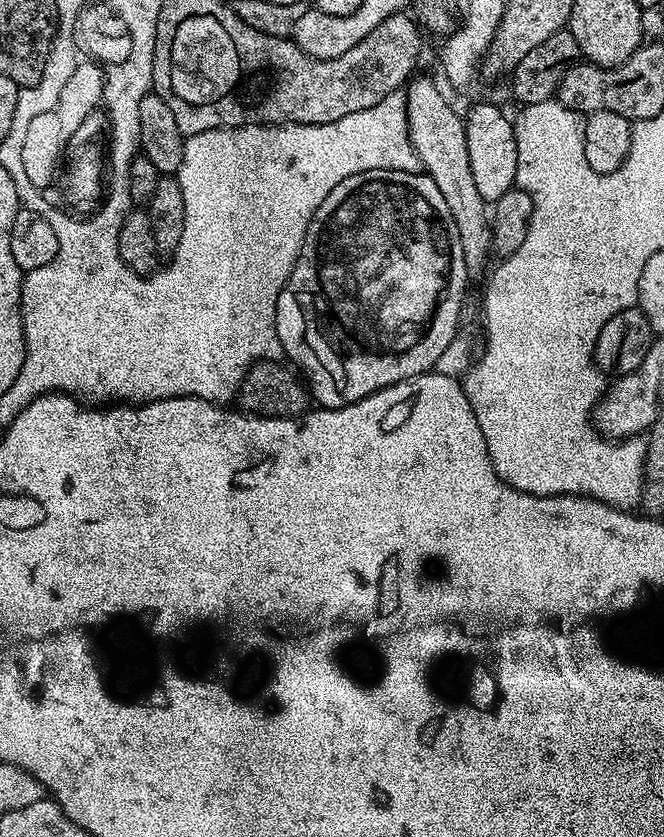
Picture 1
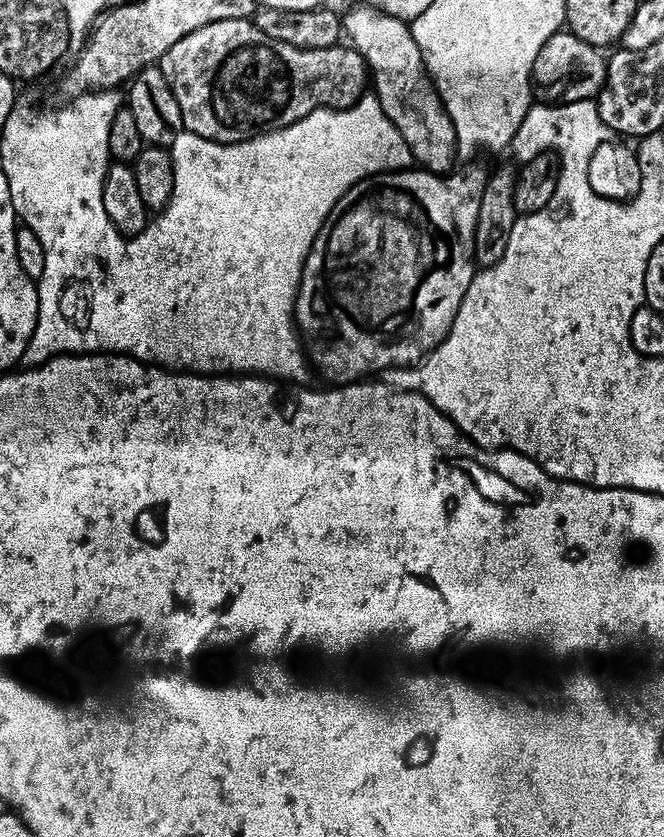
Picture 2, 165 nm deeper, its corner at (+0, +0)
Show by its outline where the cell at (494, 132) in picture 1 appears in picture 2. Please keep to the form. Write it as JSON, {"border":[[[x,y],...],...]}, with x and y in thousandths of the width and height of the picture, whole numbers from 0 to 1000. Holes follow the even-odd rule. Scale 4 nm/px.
{"border":[[[705,201],[700,205],[691,205],[691,203],[682,204],[679,208],[669,209],[660,205],[648,205],[643,203],[610,203],[605,205],[574,205],[571,210],[560,210],[556,215],[547,215],[533,221],[527,227],[521,227],[521,232],[515,232],[515,237],[509,237],[509,241],[497,251],[497,256],[491,260],[491,265],[479,275],[479,280],[473,284],[473,294],[467,294],[467,303],[461,308],[458,314],[458,321],[455,323],[455,332],[452,333],[452,341],[449,342],[449,351],[446,352],[446,395],[452,398],[455,403],[455,410],[458,419],[467,431],[468,438],[476,440],[489,449],[492,458],[500,461],[517,461],[521,459],[535,459],[547,455],[559,444],[566,447],[577,447],[584,440],[611,440],[622,435],[633,434],[645,422],[652,421],[664,409],[672,404],[672,399],[678,394],[678,389],[684,385],[684,380],[690,375],[690,366],[696,366],[696,356],[702,356],[702,346],[708,342],[712,330],[720,324],[720,317],[717,314],[717,305],[714,303],[714,275],[717,274],[717,266],[720,265],[720,245],[726,241],[726,227],[732,227],[735,221],[736,207],[727,205],[723,201]]]}

